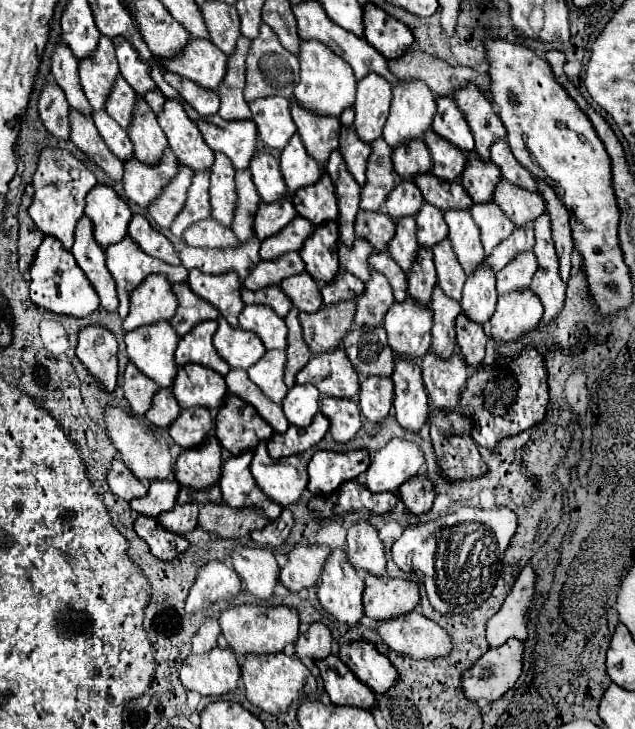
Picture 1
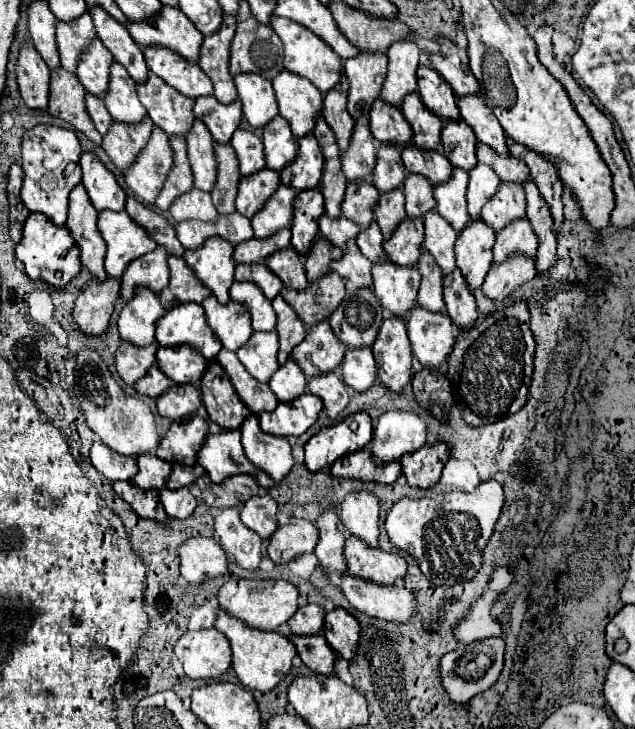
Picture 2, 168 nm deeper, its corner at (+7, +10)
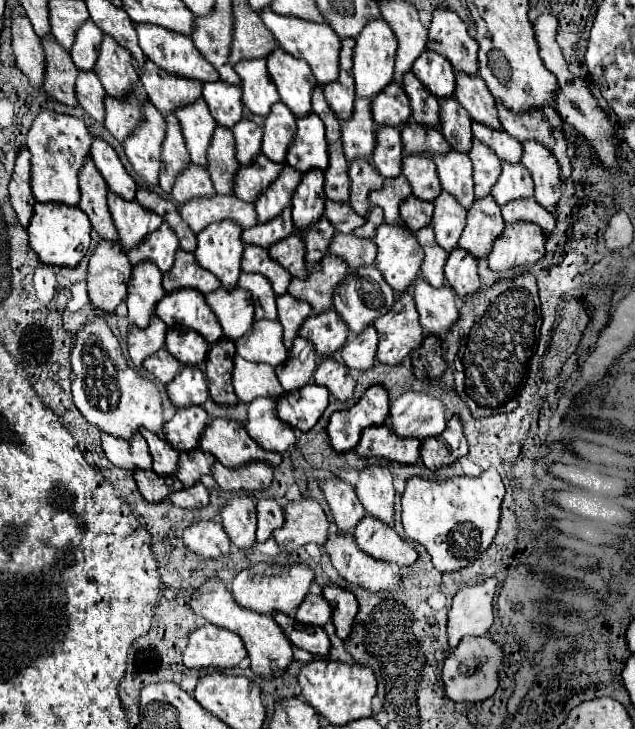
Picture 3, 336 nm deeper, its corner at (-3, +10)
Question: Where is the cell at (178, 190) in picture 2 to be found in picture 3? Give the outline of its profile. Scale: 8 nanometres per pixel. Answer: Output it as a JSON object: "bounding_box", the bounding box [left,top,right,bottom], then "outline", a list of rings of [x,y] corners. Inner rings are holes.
{"bounding_box":[160,114,190,192],"outline":[[[166,114],[166,138],[162,142],[162,170],[160,170],[160,186],[164,192],[172,190],[174,184],[174,176],[178,172],[182,172],[182,168],[186,168],[186,164],[190,162],[186,144],[184,144],[184,136],[182,130],[178,126],[178,118],[174,114]]]}

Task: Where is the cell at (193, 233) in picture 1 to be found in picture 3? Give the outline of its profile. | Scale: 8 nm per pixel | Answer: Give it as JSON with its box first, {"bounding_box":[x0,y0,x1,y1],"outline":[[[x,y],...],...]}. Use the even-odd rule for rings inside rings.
{"bounding_box":[172,162,214,204],"outline":[[[190,162],[174,180],[172,196],[176,202],[184,204],[190,198],[202,198],[202,196],[214,196],[212,180],[204,166],[198,166]]]}

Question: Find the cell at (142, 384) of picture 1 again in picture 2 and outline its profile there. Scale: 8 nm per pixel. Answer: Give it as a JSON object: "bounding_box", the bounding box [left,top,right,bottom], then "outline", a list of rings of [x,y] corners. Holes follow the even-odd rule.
{"bounding_box":[116,342,160,386],"outline":[[[122,342],[116,350],[116,368],[118,368],[120,378],[132,386],[142,376],[146,376],[150,366],[156,362],[158,348],[160,346],[156,342],[148,348],[138,348],[138,346],[132,346],[128,342]]]}

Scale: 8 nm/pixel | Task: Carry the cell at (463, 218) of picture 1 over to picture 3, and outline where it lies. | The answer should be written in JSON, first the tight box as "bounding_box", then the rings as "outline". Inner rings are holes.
{"bounding_box":[432,150,474,210],"outline":[[[450,150],[446,156],[432,156],[442,188],[456,196],[456,200],[468,210],[474,202],[474,180],[472,164],[468,154]]]}

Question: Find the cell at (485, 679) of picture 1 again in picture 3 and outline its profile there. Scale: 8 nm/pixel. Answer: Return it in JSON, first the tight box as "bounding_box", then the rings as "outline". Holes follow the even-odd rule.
{"bounding_box":[442,636,504,702],"outline":[[[484,636],[462,638],[458,648],[452,650],[450,656],[444,660],[442,680],[444,680],[446,696],[454,702],[480,702],[490,698],[498,688],[498,670],[502,662],[504,662],[504,652],[490,638]]]}

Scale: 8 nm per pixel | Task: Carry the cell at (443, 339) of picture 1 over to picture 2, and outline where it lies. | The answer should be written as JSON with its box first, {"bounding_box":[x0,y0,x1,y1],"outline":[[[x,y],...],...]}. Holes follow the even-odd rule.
{"bounding_box":[418,250,444,312],"outline":[[[422,250],[418,270],[422,276],[420,292],[418,292],[418,306],[428,312],[444,312],[444,298],[442,298],[444,274],[440,272],[440,266],[432,260],[428,250]]]}

